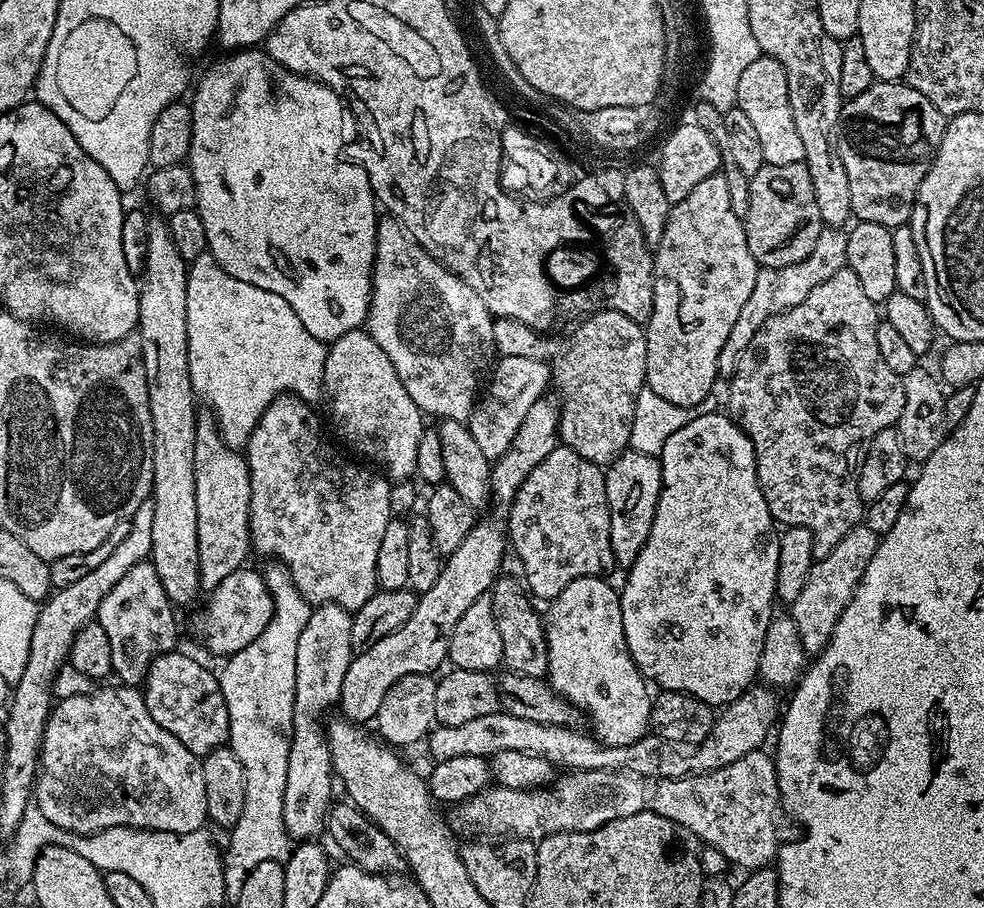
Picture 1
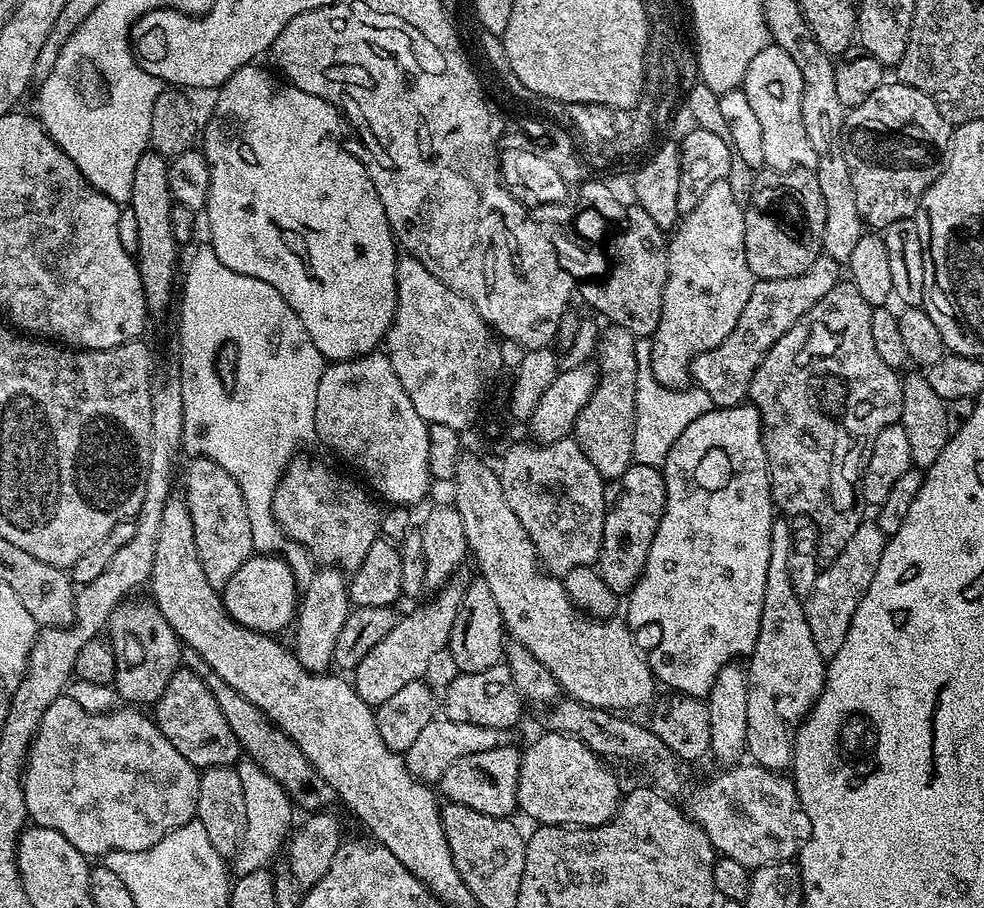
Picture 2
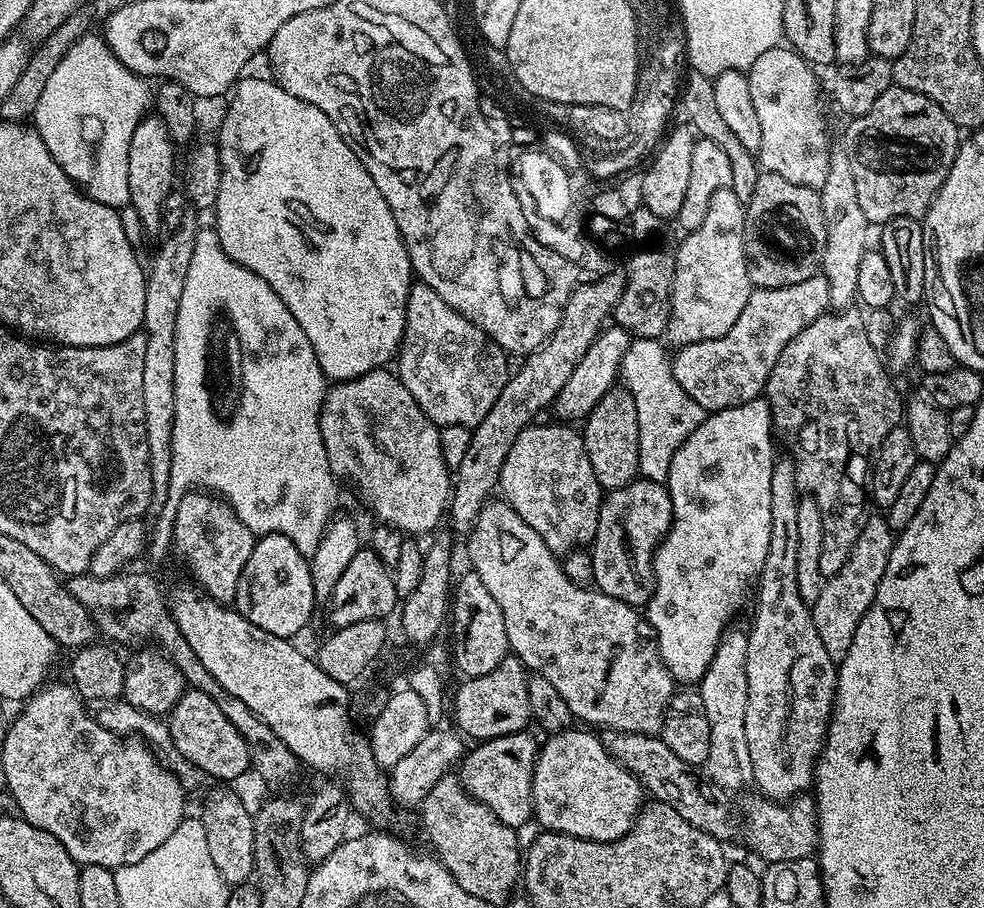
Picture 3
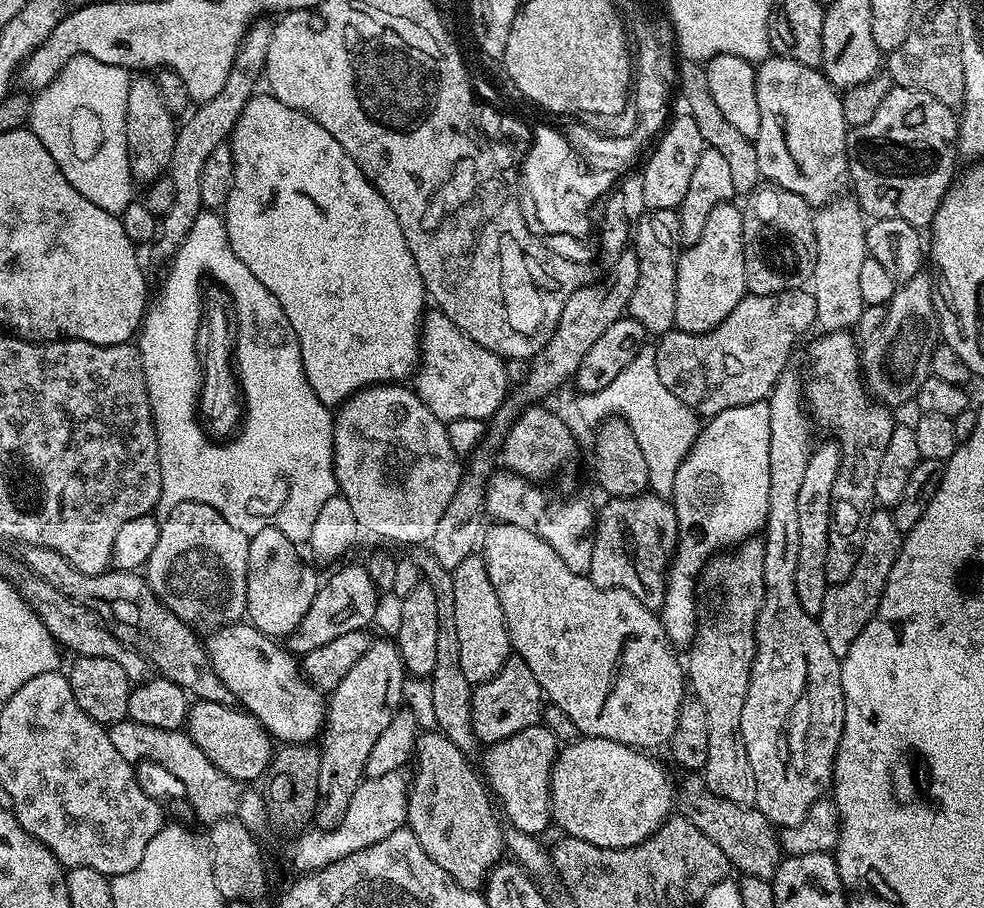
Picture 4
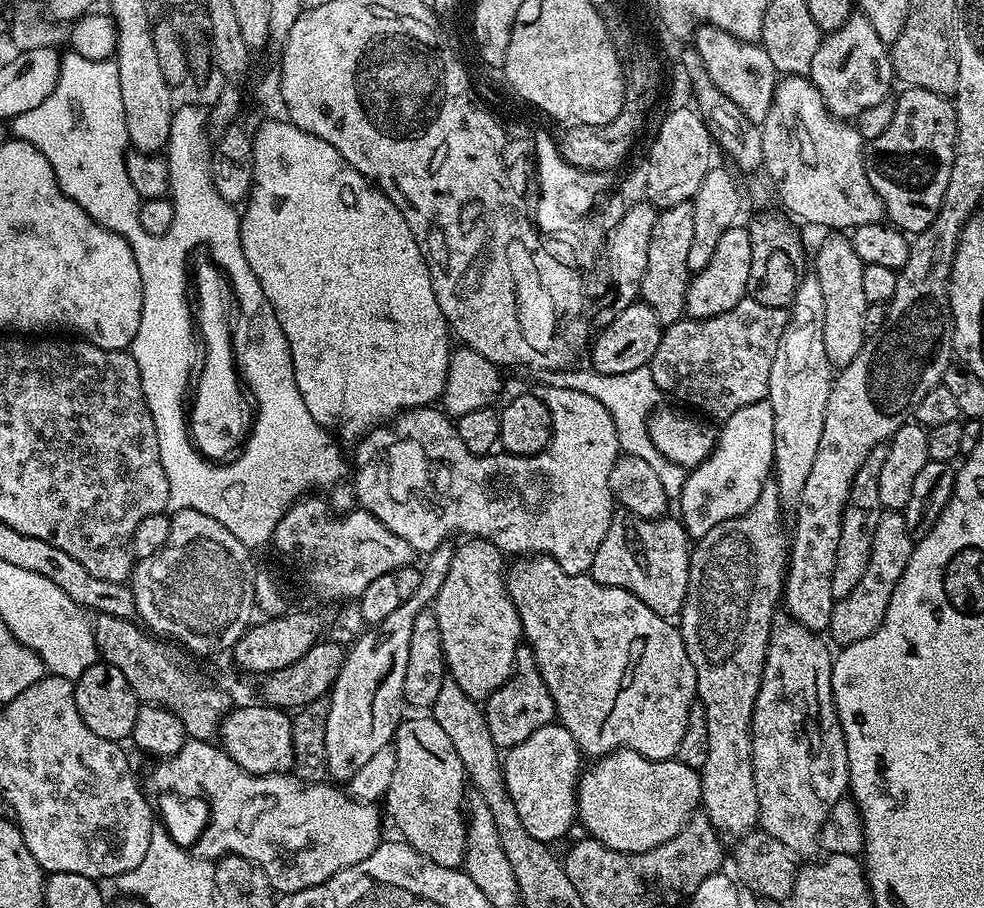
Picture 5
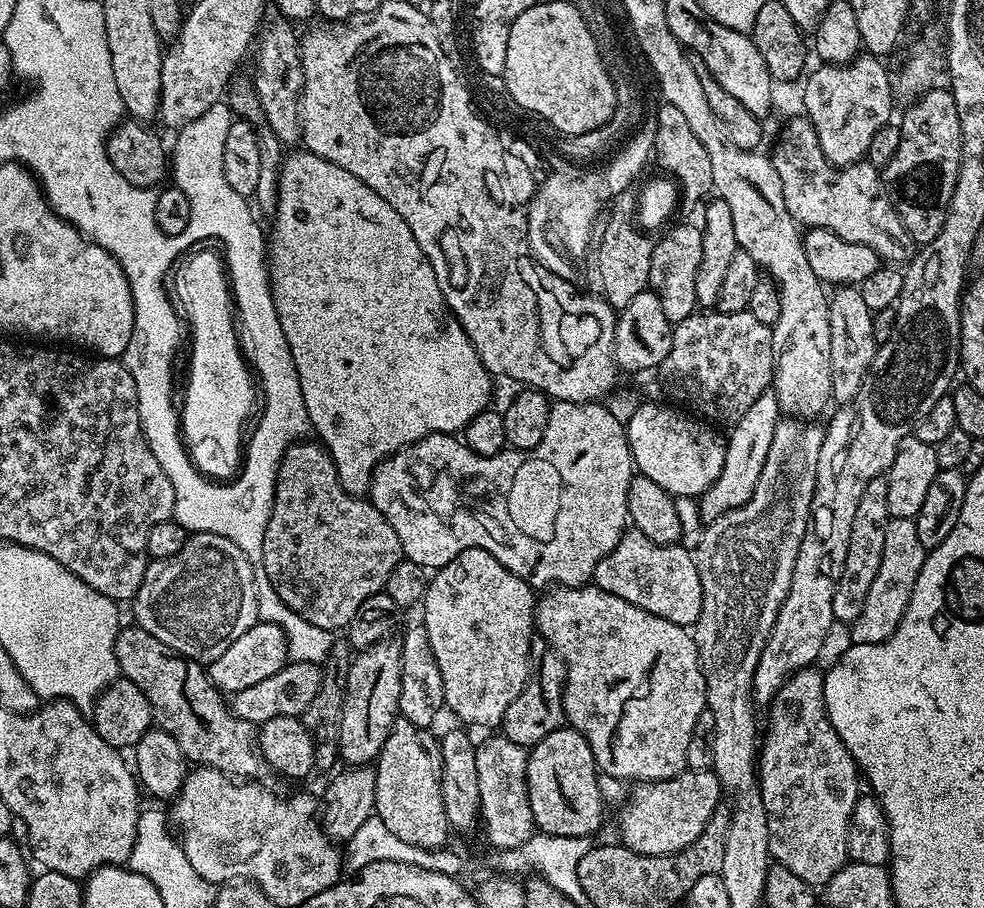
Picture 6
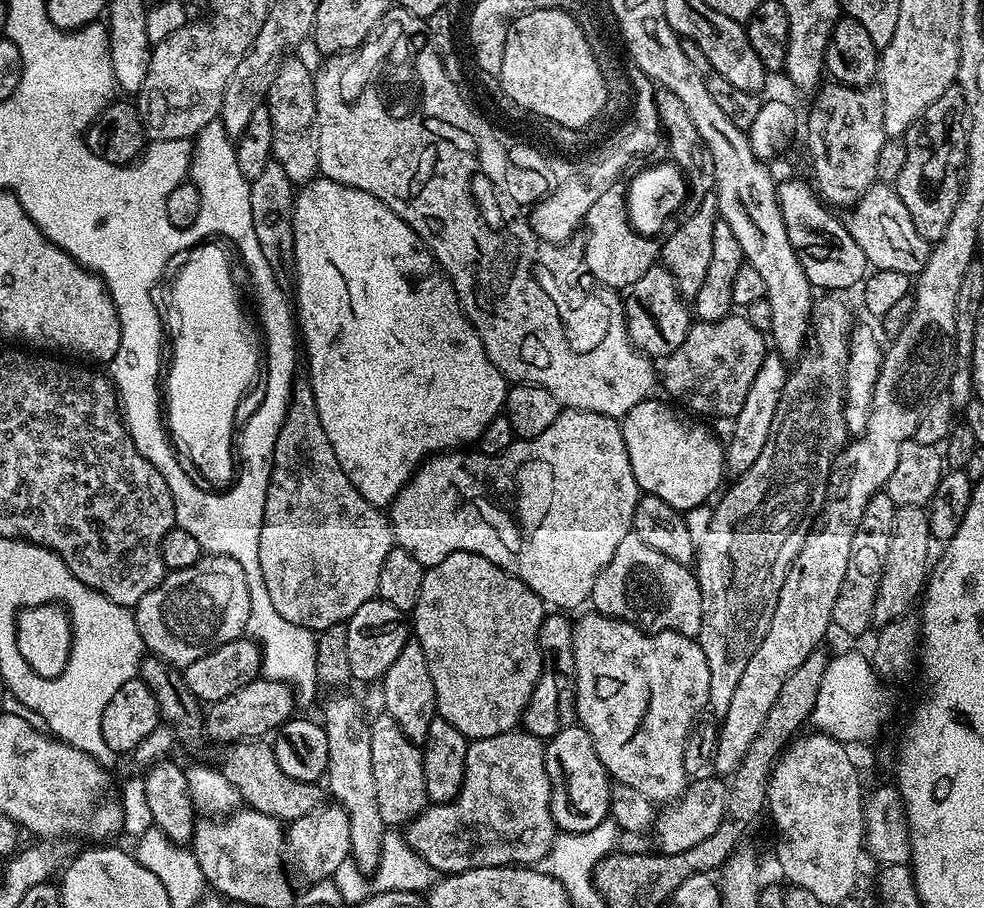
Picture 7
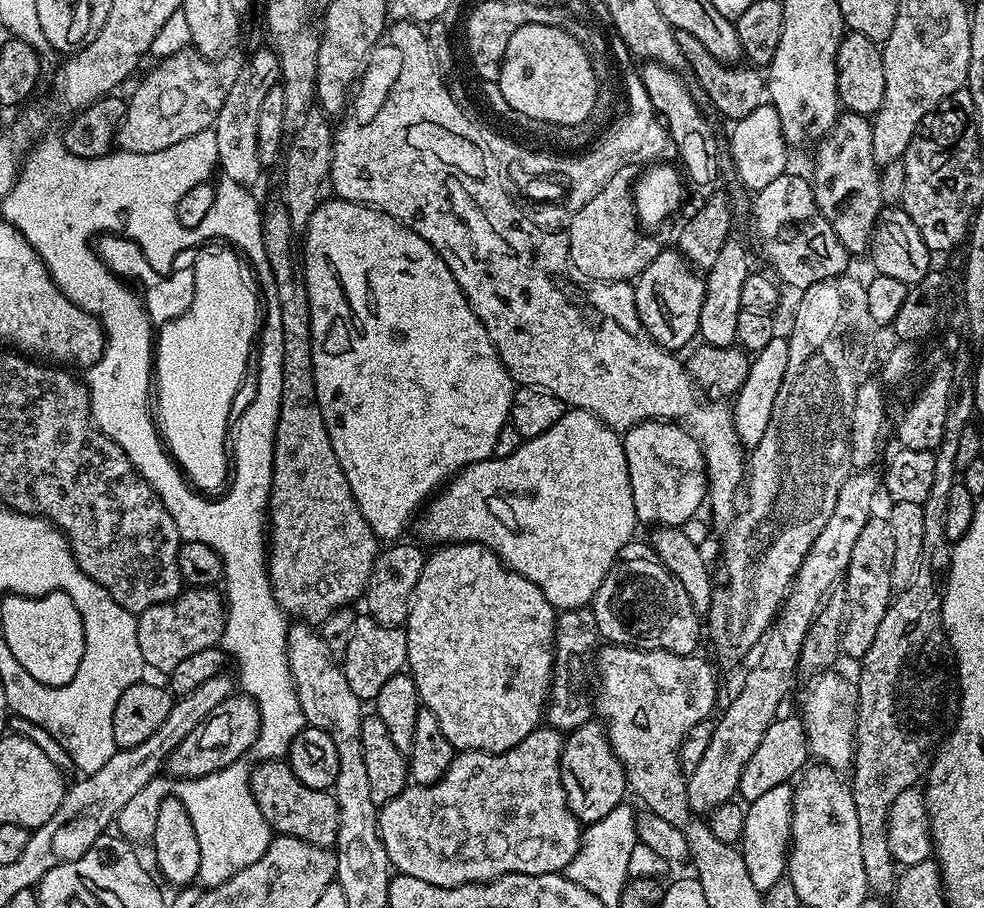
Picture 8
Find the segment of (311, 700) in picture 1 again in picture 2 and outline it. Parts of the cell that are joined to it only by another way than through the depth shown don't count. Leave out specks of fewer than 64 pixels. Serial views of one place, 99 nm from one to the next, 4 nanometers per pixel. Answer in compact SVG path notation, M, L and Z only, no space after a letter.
M324 566L317 569L314 578L303 589L298 607L297 617L294 621L294 646L292 652L304 669L311 672L325 673L332 665L334 646L337 645L338 635L342 632L342 626L352 609L351 600L348 597L347 579L338 568Z

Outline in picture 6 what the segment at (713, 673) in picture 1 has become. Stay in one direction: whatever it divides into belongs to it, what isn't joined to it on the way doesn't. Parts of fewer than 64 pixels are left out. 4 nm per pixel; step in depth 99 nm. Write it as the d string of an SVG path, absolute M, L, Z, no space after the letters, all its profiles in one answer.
M764 392L737 424L731 425L731 434L727 437L725 465L722 472L709 488L699 497L700 517L704 522L711 522L742 506L754 494L754 486L758 486L758 474L762 474L762 466L766 466L766 454L770 454L770 442L774 442L776 423L782 419L780 403L776 393Z

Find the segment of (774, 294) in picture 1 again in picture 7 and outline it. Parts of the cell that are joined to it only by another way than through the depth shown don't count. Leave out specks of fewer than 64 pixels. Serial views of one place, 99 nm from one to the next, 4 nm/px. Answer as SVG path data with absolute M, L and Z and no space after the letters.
M730 314L718 322L701 320L689 327L682 346L663 361L662 388L664 384L665 390L673 396L671 399L689 413L704 418L735 418L742 410L742 402L746 402L746 394L750 390L750 382L754 382L758 374L758 366L762 366L769 352L765 333L750 326L747 315Z

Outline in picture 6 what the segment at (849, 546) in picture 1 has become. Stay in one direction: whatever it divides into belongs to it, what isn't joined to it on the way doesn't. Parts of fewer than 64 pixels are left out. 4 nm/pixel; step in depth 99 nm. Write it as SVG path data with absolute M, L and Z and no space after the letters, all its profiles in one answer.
M889 519L886 526L886 546L882 546L882 566L878 566L878 578L874 578L870 594L866 594L862 612L850 625L852 644L880 644L890 638L890 634L894 634L910 602L910 594L914 594L914 582L918 582L918 570L922 570L925 555L926 549L922 542L918 542L915 519Z

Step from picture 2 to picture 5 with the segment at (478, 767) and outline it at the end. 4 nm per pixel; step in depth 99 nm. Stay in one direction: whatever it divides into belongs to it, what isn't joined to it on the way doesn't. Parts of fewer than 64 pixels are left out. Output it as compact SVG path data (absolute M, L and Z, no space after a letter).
M553 722L534 730L526 742L507 749L503 753L503 770L506 790L513 799L514 807L522 825L531 837L551 845L560 840L578 820L576 810L576 785L582 775L582 753L574 742L570 730Z

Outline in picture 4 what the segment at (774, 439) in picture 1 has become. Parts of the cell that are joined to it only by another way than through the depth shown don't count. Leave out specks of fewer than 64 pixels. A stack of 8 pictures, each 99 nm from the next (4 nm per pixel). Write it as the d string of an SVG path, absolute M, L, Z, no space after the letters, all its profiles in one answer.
M848 330L820 334L808 348L808 356L812 359L808 368L812 377L802 388L811 419L819 427L821 424L824 428L832 428L835 443L840 445L840 469L832 491L832 529L826 546L826 582L830 586L846 582L854 566L858 566L866 526L877 507L874 478L878 478L882 454L886 454L890 434L898 423L897 417L892 417L893 409L870 395L862 375L862 352L858 344L856 348L857 337L852 335Z

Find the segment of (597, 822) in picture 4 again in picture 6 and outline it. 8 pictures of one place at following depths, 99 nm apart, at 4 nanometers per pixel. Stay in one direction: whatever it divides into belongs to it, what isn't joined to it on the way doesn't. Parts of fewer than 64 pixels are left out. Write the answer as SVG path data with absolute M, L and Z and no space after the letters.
M685 770L669 780L649 780L637 783L618 812L620 813L618 817L621 830L620 843L625 848L647 856L669 856L675 852L681 852L683 848L690 846L690 842L694 842L694 838L698 838L698 834L702 834L702 830L706 830L710 818L716 809L721 807L720 796L722 797L720 783L715 772L711 770L706 772Z

